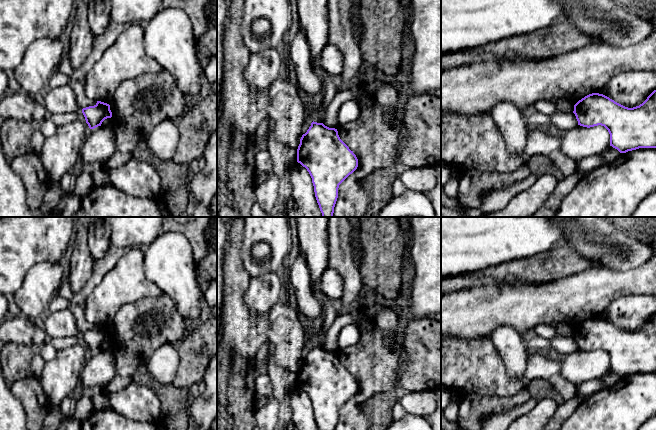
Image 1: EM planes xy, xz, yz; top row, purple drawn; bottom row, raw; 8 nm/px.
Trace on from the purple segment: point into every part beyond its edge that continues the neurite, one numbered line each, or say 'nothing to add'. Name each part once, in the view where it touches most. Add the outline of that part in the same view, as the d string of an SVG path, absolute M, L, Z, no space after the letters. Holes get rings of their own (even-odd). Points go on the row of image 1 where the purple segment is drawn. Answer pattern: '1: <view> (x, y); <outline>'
nothing to add

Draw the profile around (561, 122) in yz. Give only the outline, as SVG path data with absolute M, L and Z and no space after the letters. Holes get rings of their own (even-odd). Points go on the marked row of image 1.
M538 100L533 104L531 110L547 115L550 128L559 134L563 134L578 126L574 113L558 112L554 102L551 100Z

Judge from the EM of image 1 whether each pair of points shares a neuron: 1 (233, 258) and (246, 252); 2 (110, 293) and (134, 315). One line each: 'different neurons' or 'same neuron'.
1: different neurons
2: different neurons

